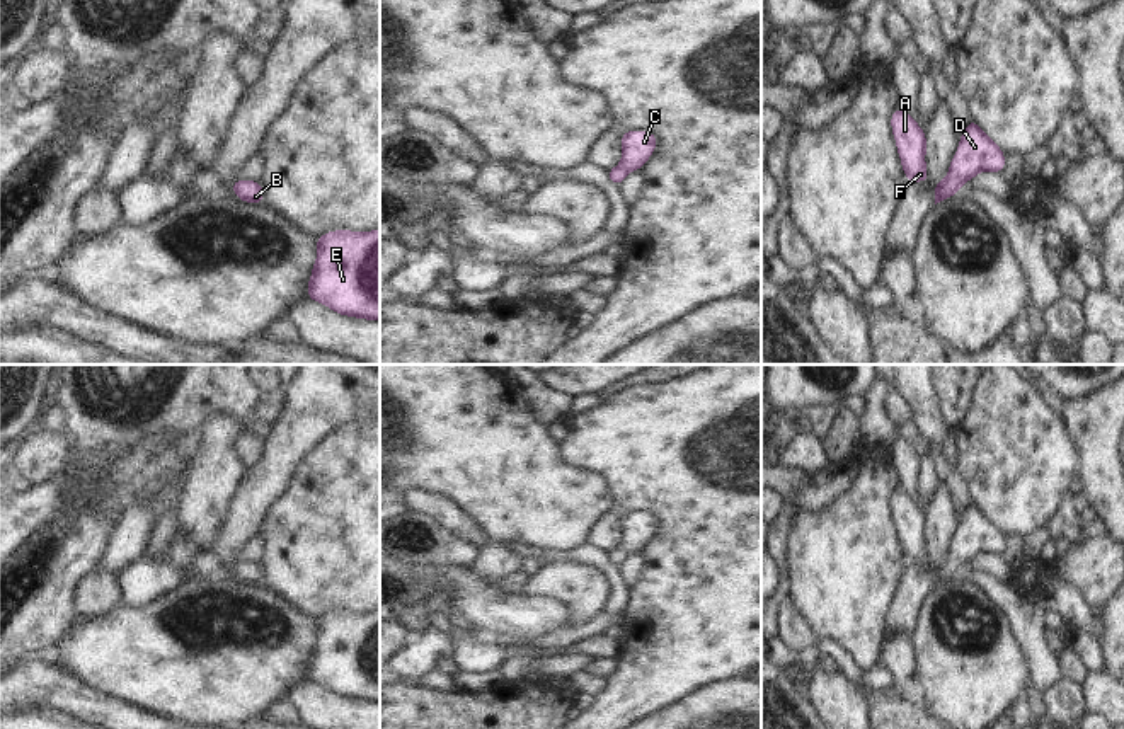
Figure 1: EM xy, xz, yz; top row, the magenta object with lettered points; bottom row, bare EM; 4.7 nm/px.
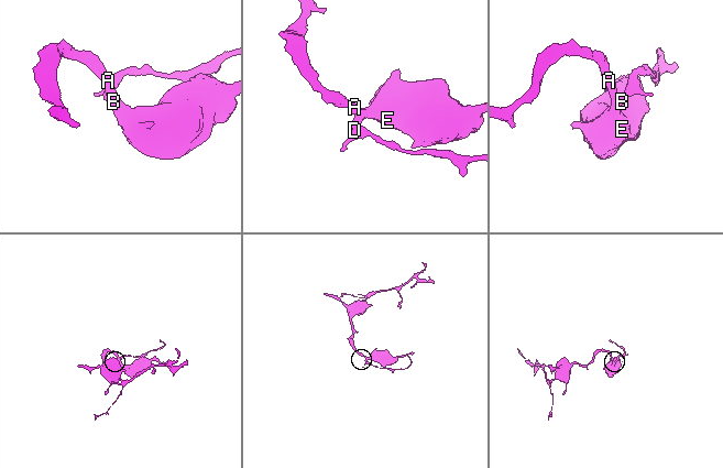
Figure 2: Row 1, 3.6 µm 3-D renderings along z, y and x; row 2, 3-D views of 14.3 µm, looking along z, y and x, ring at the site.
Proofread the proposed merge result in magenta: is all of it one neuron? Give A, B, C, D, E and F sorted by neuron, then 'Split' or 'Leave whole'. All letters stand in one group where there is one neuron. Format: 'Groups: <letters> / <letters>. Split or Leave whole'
Groups: A B C D E F. Leave whole.

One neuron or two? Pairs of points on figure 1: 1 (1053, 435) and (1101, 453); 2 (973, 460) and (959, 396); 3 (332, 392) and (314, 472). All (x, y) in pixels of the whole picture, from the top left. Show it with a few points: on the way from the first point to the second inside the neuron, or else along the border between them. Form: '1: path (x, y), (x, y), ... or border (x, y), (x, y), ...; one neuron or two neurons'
1: border (1063, 423), (1077, 452), (1078, 472); two neurons
2: border (978, 382), (971, 407), (957, 430); two neurons
3: border (358, 419), (329, 431), (297, 469); two neurons

